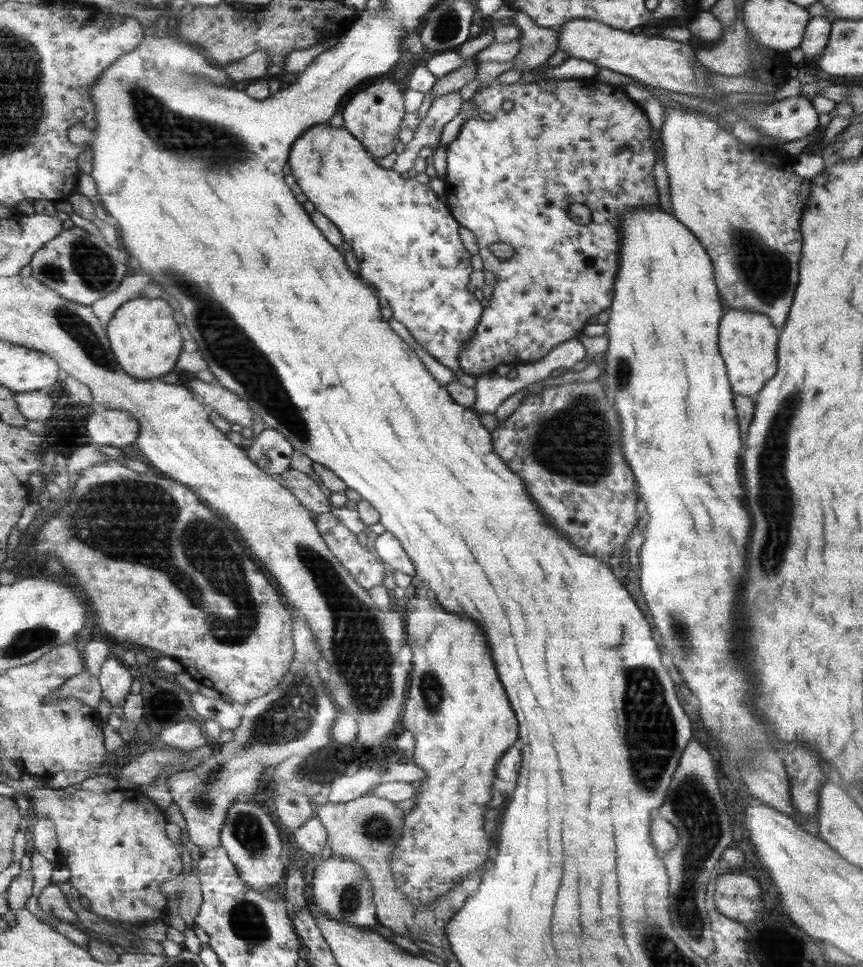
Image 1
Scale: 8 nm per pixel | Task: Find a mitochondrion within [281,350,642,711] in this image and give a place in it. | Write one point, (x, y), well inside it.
(588, 461)

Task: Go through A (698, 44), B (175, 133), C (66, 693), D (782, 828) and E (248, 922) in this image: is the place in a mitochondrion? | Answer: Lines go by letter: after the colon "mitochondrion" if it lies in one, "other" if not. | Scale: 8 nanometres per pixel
A: other
B: mitochondrion
C: other
D: other
E: mitochondrion

